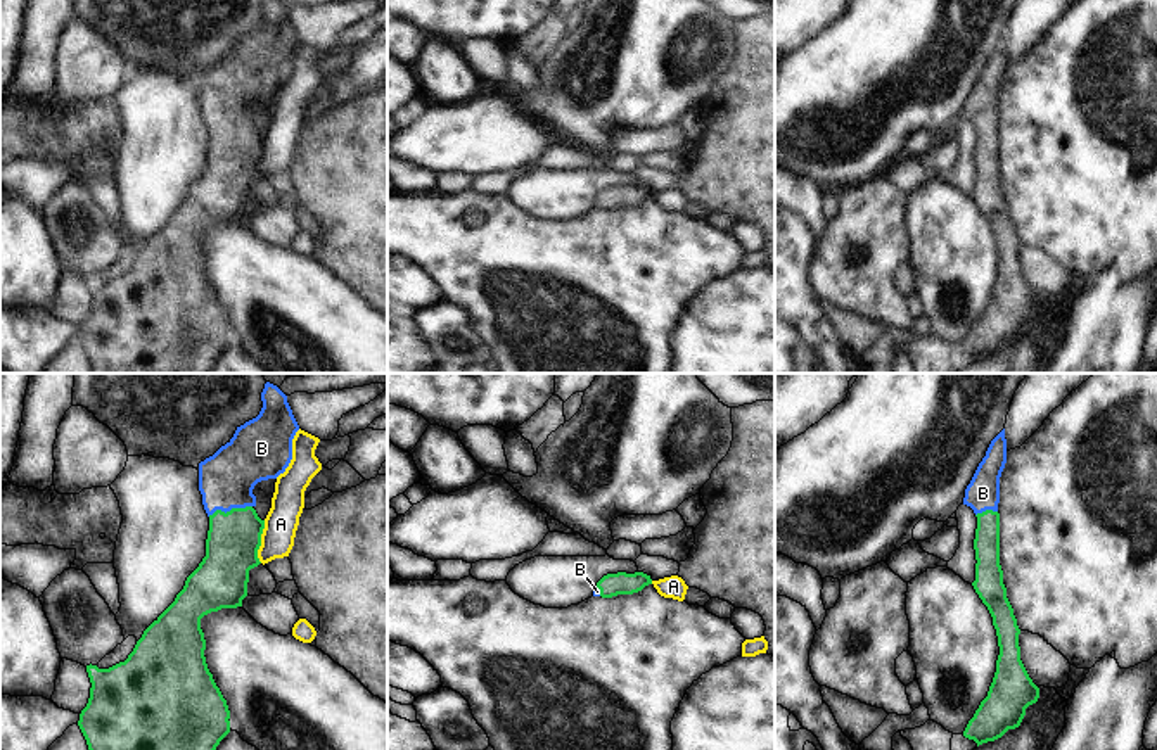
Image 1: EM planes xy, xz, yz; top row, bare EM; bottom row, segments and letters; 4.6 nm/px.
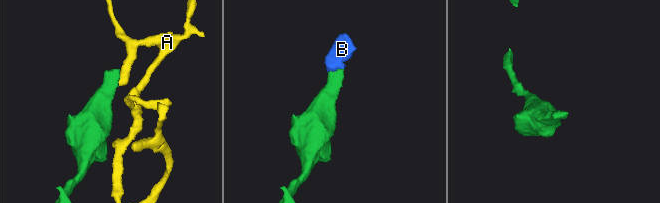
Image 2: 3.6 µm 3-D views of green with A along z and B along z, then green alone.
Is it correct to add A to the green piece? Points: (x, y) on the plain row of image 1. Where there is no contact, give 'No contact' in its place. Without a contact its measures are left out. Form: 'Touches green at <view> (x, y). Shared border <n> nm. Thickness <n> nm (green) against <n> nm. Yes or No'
Touches green at xy (260, 154). Shared border 200 nm. Thickness 260 nm (green) against 160 nm. No

